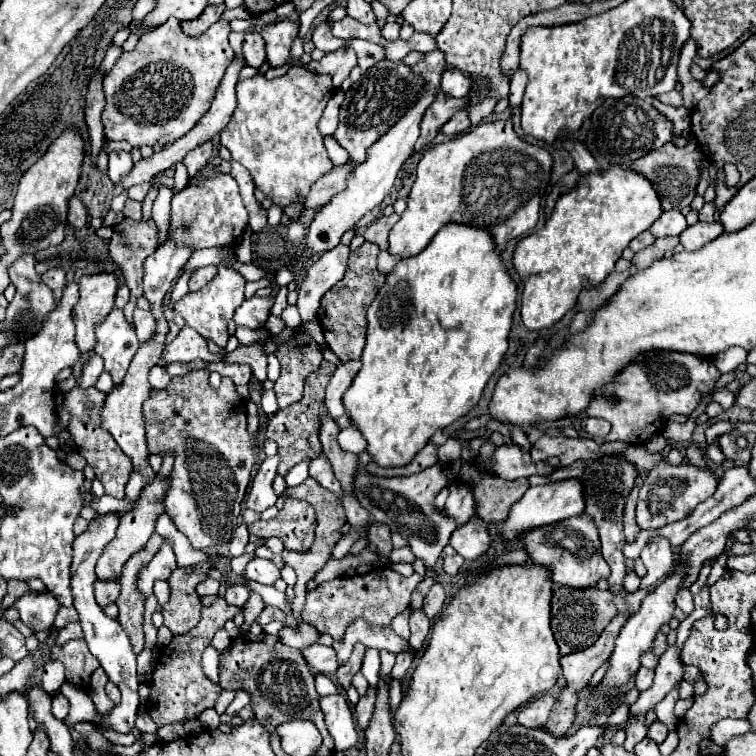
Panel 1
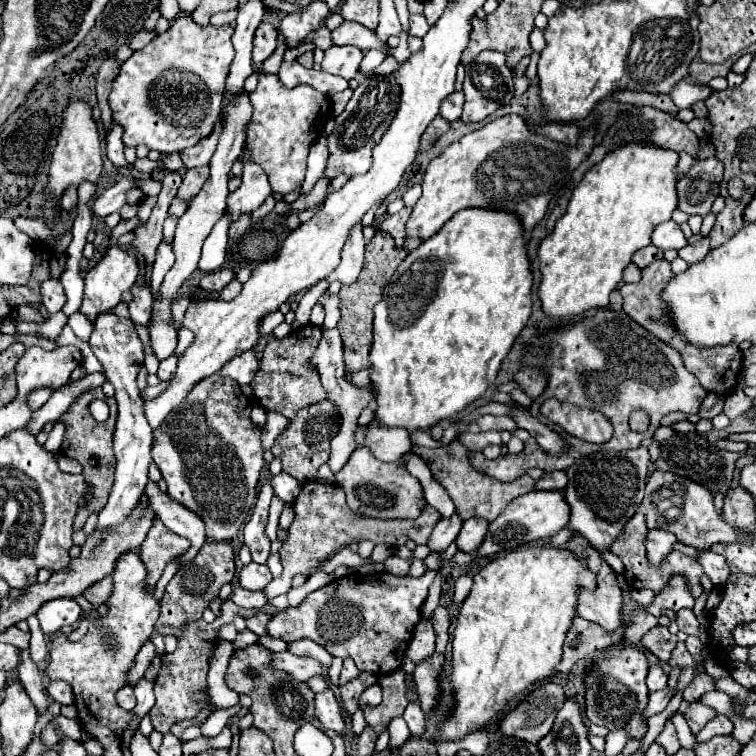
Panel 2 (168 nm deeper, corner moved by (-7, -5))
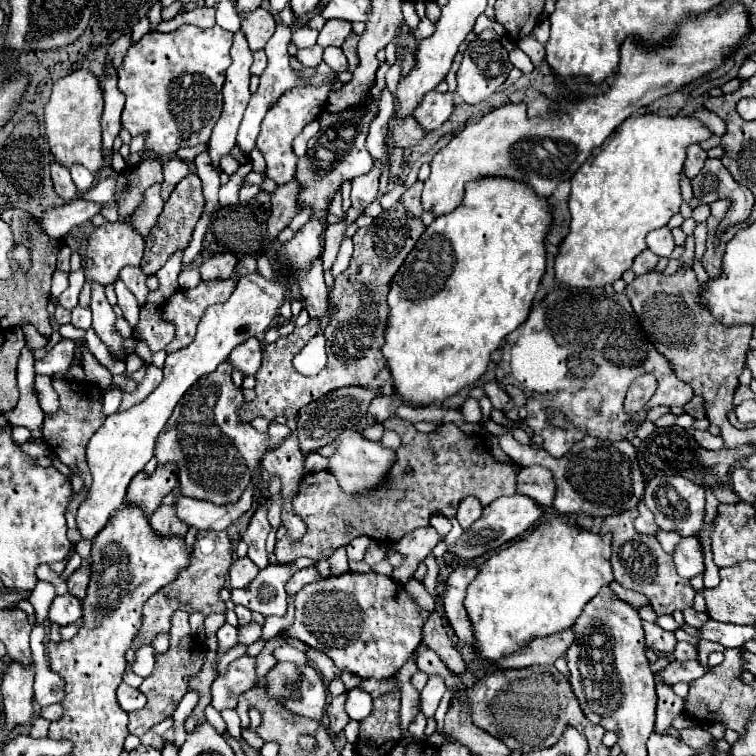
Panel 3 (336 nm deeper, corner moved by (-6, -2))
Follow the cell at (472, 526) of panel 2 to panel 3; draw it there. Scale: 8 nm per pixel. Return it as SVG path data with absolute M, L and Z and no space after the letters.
M468 496L460 502L460 508L458 508L458 514L456 514L456 520L460 522L460 526L466 530L470 528L478 518L482 516L482 506L476 498Z

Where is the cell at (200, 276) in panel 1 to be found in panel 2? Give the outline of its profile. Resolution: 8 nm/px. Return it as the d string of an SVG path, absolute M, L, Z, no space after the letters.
M221 267L217 271L211 271L207 275L203 275L199 287L205 289L205 291L223 291L225 285L231 283L231 279L235 277L233 269L227 269L227 267Z

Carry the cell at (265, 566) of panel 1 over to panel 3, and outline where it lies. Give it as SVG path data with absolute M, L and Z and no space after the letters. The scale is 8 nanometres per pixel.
M238 558L230 568L230 586L232 588L246 588L258 572L260 570L254 566L254 562L250 558Z

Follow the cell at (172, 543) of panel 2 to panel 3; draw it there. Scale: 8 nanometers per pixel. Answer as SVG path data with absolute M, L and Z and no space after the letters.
M160 506L154 512L154 516L150 516L150 526L162 538L170 538L170 536L184 538L188 532L188 526L176 518L174 506Z

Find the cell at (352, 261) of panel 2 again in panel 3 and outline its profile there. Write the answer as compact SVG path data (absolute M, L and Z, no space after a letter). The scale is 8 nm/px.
M374 168L368 174L358 176L358 178L352 180L352 194L350 194L352 208L358 208L358 210L364 212L376 200L378 178L380 178L380 172Z

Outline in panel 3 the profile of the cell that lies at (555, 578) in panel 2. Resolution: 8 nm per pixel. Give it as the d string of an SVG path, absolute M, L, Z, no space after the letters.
M556 514L488 558L468 586L464 606L472 622L474 652L480 660L496 662L534 638L572 628L590 598L612 580L610 536L580 530Z

